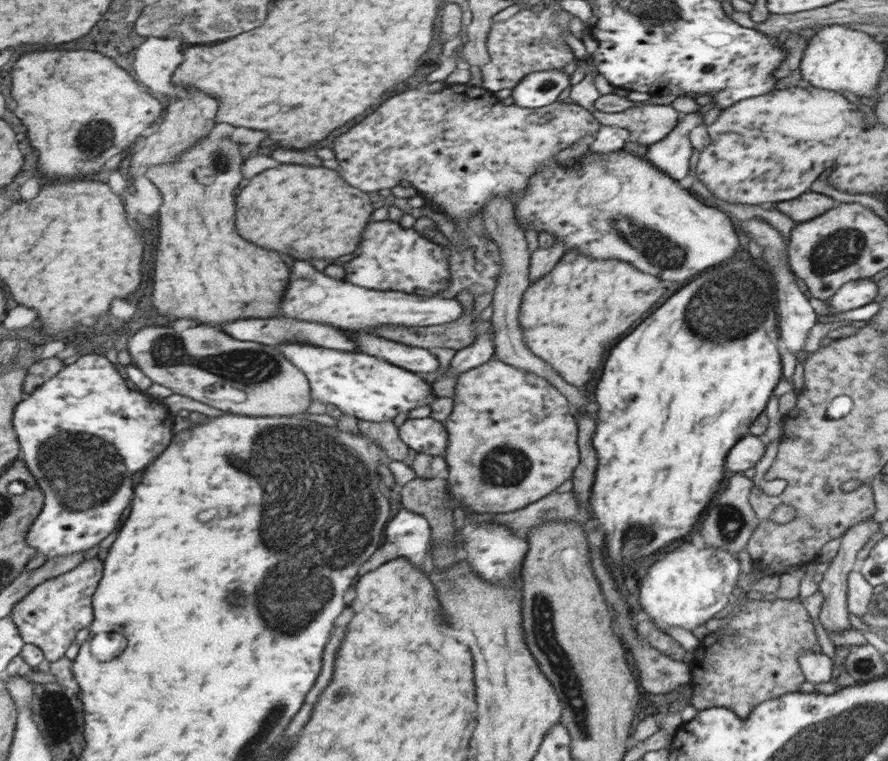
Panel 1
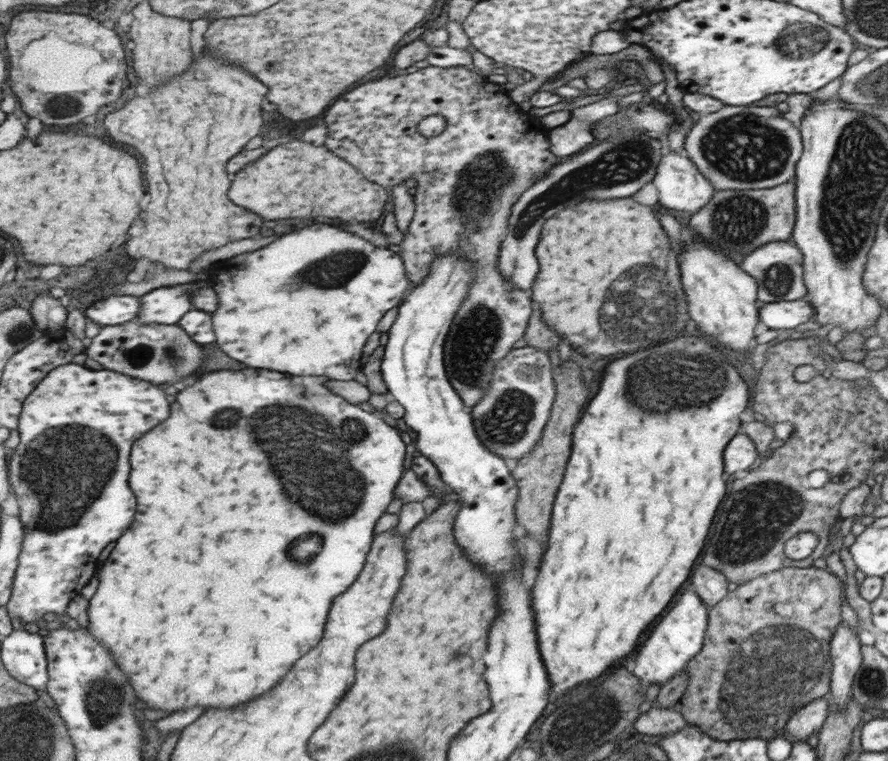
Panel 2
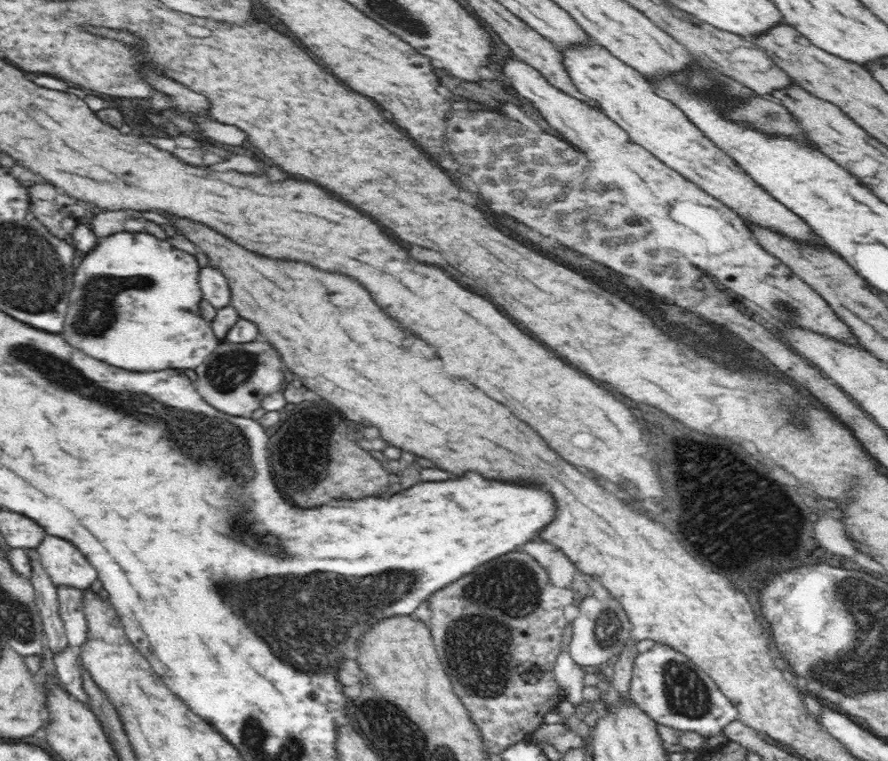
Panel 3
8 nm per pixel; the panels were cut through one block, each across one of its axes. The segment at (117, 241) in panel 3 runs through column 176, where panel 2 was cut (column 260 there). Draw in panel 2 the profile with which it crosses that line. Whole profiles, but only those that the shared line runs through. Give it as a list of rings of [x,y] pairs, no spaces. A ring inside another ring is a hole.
[[[312,224],[312,226],[308,226],[308,228],[294,230],[294,232],[286,234],[286,236],[282,236],[280,240],[276,240],[276,242],[272,242],[272,244],[268,244],[268,246],[264,246],[264,248],[256,250],[256,252],[252,252],[252,254],[240,254],[240,256],[228,258],[228,260],[224,260],[224,262],[220,262],[220,264],[216,264],[216,266],[214,266],[214,270],[212,270],[212,282],[214,282],[214,286],[211,288],[215,290],[216,294],[218,294],[219,300],[219,307],[211,313],[213,315],[213,330],[216,332],[217,336],[215,345],[220,348],[222,352],[228,354],[228,356],[232,356],[232,358],[236,358],[238,362],[242,362],[242,364],[246,364],[246,366],[250,366],[250,368],[268,368],[268,370],[276,370],[276,372],[284,372],[284,374],[292,374],[292,376],[326,376],[332,380],[340,381],[354,380],[352,372],[360,366],[360,362],[358,362],[358,360],[360,360],[360,356],[363,356],[364,344],[366,344],[368,338],[376,332],[378,322],[380,322],[380,319],[384,316],[385,312],[388,312],[388,310],[390,310],[390,308],[394,308],[394,306],[399,306],[404,301],[404,291],[410,284],[410,281],[406,276],[405,264],[403,263],[400,254],[390,251],[388,247],[376,247],[372,245],[372,243],[359,238],[356,234],[348,234],[348,232],[338,230],[338,228],[334,228],[334,226],[328,226],[328,224]]]

